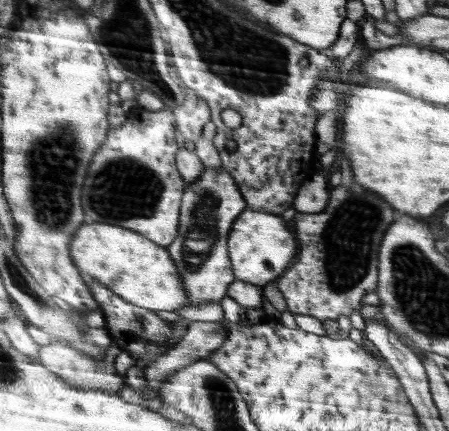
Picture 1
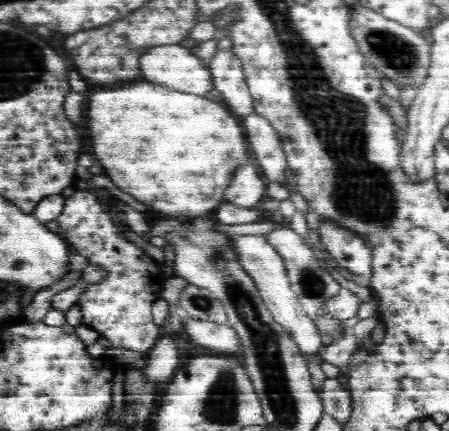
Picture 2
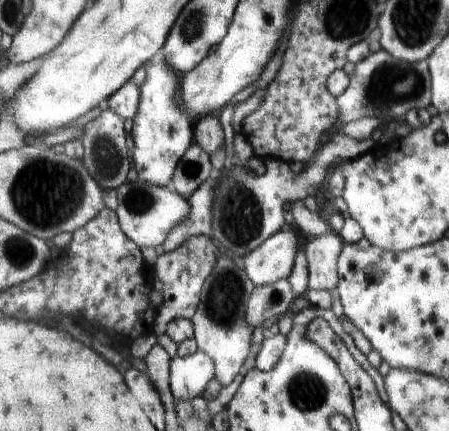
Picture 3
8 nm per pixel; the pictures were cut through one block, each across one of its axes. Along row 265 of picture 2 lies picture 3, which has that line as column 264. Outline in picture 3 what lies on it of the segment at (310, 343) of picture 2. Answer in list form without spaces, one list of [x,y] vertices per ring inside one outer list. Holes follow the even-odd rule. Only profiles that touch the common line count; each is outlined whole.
[[[283,228],[245,258],[245,270],[255,286],[289,280],[299,258],[299,230]]]

